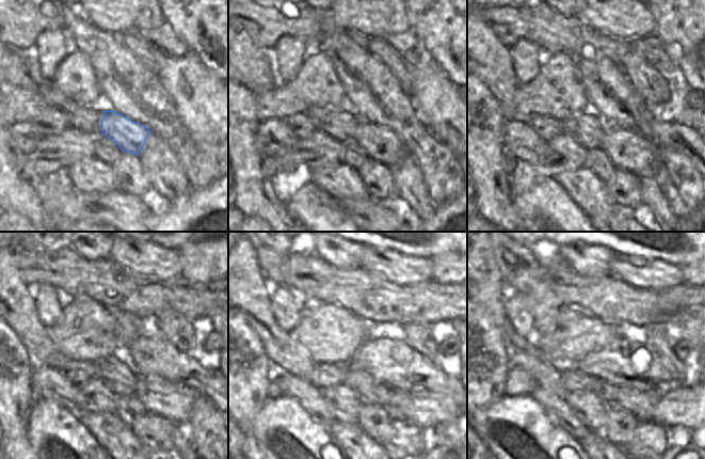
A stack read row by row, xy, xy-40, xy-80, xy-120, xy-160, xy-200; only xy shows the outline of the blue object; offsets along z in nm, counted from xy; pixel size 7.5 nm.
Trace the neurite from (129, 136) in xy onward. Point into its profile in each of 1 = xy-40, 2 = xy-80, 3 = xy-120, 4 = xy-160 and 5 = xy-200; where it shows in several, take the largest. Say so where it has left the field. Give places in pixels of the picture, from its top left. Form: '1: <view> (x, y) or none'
1: xy-40 (380, 143)
2: xy-80 (627, 149)
3: xy-120 (158, 395)
4: xy-160 (426, 408)
5: xy-200 (684, 406)

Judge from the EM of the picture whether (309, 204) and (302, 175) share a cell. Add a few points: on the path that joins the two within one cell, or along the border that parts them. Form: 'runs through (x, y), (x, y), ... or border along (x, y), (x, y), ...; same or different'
runs through (302, 196), (302, 183); same

